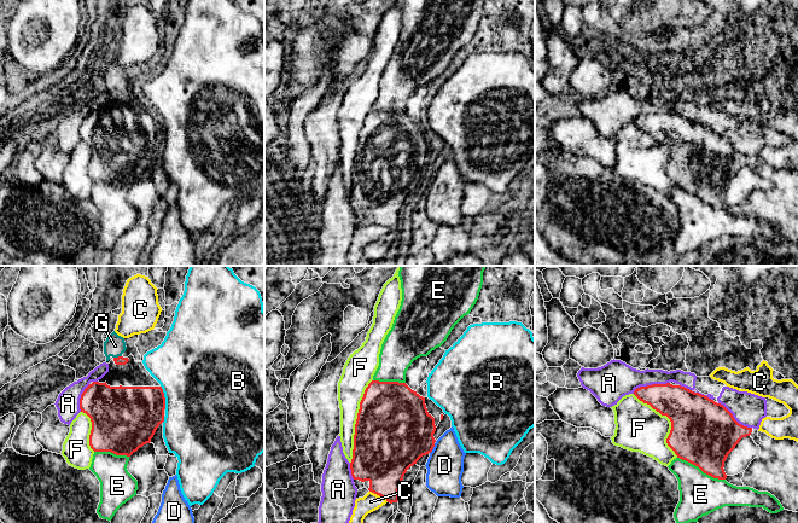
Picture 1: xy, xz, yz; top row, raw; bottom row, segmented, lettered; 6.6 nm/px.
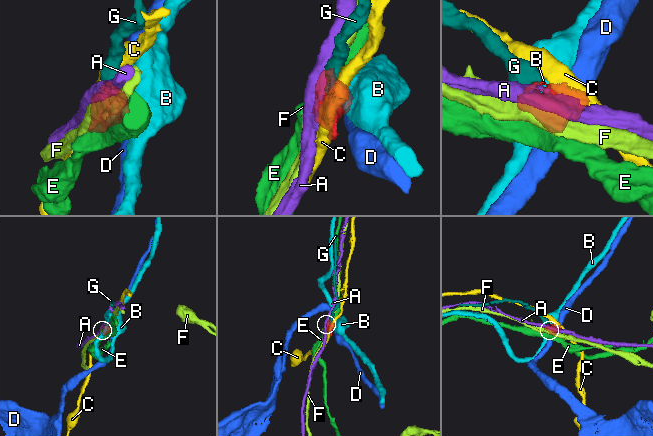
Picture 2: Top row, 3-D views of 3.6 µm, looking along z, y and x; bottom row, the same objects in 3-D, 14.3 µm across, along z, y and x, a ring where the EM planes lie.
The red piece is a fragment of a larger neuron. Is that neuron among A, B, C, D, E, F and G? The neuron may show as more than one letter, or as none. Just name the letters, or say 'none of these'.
G

